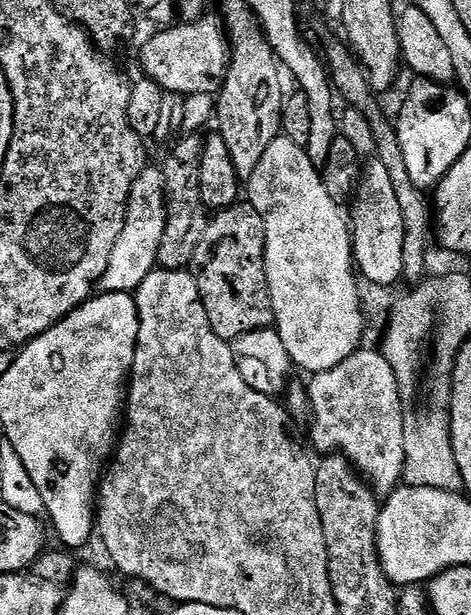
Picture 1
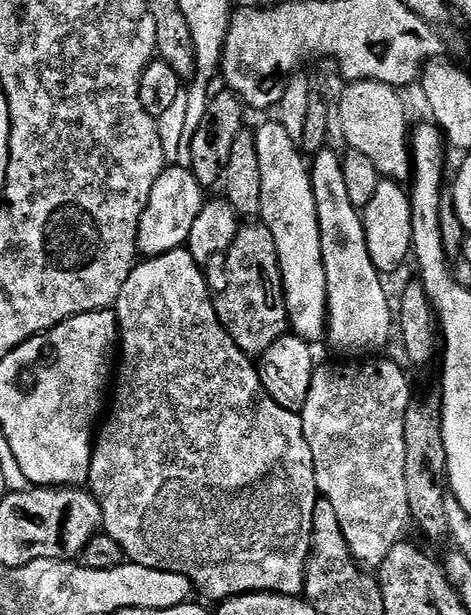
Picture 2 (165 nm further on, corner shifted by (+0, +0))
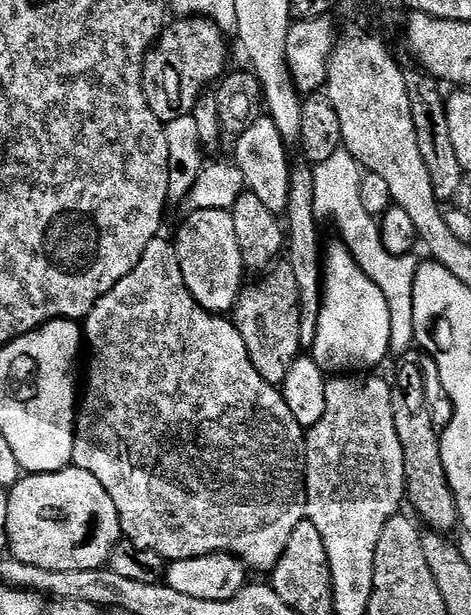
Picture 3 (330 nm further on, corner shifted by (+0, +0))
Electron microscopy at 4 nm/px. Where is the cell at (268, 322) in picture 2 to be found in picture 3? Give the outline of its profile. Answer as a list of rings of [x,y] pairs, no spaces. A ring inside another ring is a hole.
[[[287,262],[277,263],[264,278],[265,280],[257,288],[245,287],[240,302],[234,309],[234,323],[246,341],[246,350],[250,354],[250,362],[254,362],[254,370],[258,370],[258,374],[262,374],[266,382],[280,386],[290,374],[290,366],[302,352],[300,339],[305,333],[300,321],[300,291],[298,290],[298,278],[294,278],[294,270]]]

